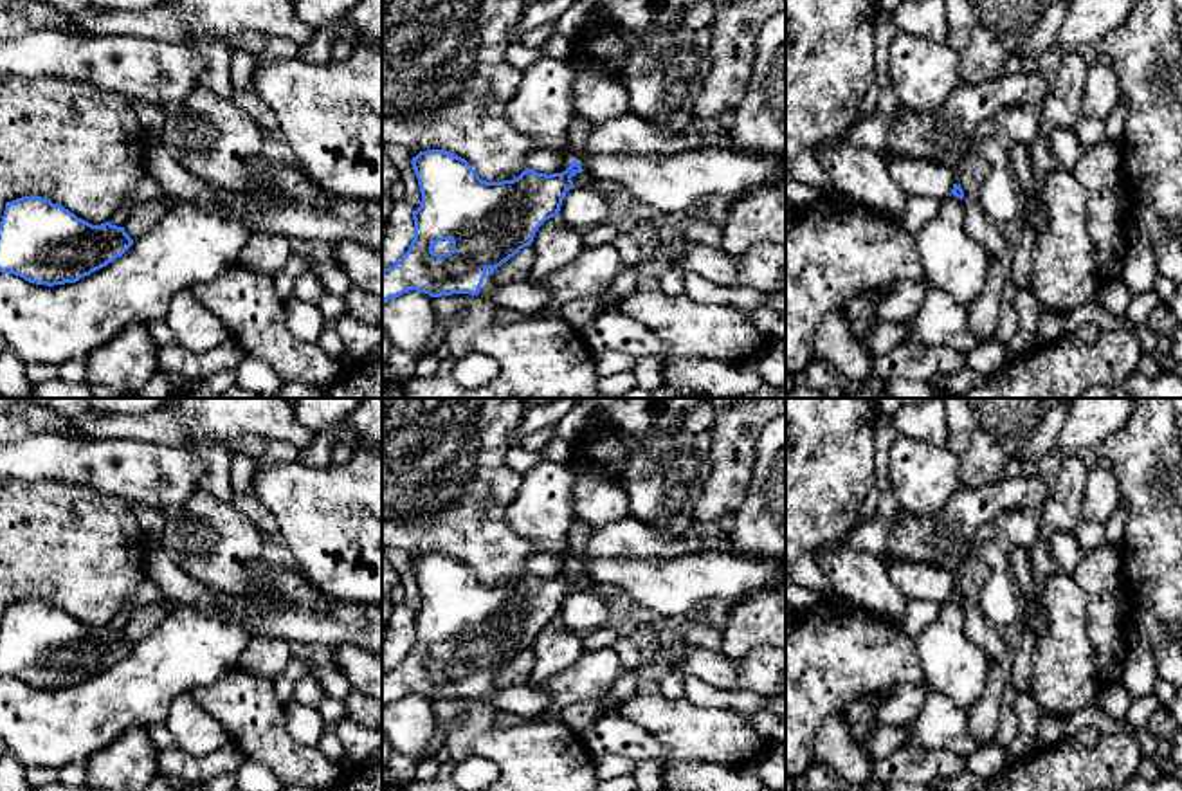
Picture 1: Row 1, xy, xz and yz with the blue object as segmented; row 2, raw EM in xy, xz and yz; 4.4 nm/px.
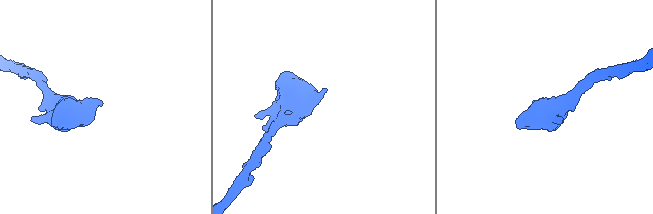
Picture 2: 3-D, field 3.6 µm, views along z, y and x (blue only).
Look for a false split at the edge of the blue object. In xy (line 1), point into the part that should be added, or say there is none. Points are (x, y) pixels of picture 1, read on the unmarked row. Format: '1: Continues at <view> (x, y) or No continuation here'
1: No continuation here

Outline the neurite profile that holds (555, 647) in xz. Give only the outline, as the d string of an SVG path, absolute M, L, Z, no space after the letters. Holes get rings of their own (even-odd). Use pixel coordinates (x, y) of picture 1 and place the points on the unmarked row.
M555 620L539 631L532 650L535 654L530 676L533 688L573 667L586 654L582 634L559 625Z

